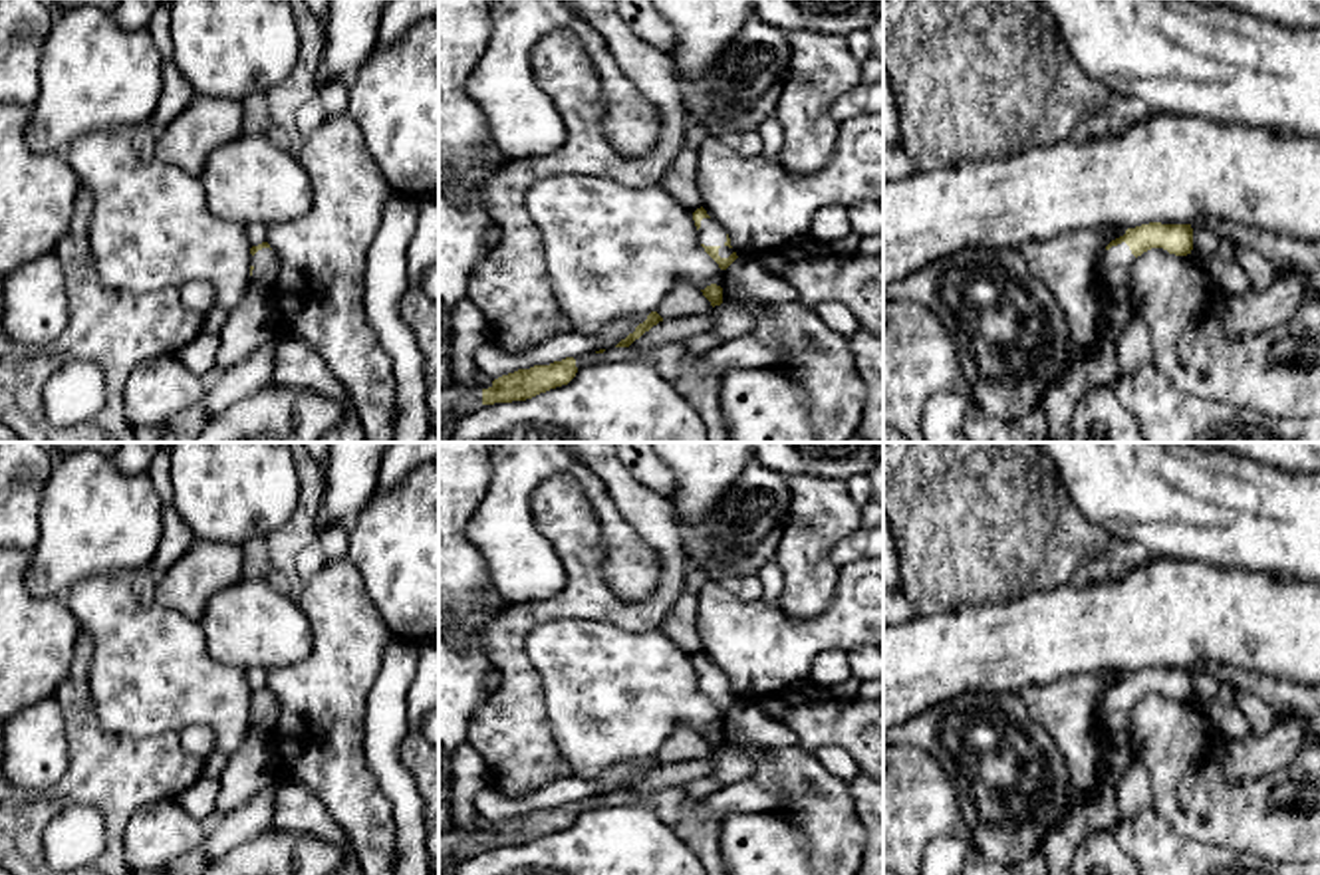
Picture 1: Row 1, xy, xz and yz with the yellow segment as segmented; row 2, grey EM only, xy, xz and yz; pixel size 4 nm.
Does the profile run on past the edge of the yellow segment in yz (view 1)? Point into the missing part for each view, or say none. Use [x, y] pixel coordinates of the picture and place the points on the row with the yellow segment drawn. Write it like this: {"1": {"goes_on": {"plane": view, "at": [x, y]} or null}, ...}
{"1": {"goes_on": null}}

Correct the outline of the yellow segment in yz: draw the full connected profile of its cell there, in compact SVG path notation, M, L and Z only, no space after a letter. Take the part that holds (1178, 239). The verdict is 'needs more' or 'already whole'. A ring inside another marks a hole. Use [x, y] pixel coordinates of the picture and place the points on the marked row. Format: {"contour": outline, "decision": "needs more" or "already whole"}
{"contour": "M1149 222L1135 228L1127 228L1123 236L1112 240L1106 250L1125 242L1131 254L1137 258L1151 248L1163 248L1175 256L1187 256L1193 250L1191 224L1161 224Z", "decision": "already whole"}

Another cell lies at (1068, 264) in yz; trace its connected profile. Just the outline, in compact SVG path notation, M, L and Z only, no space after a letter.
M1088 228L1032 240L1022 248L1028 270L1058 300L1082 351L1100 339L1102 256L1108 244L1104 228Z

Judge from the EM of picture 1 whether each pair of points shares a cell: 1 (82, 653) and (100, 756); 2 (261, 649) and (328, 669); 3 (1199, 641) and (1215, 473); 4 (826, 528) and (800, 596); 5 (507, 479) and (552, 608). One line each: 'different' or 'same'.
1: same
2: different
3: different
4: same
5: different

